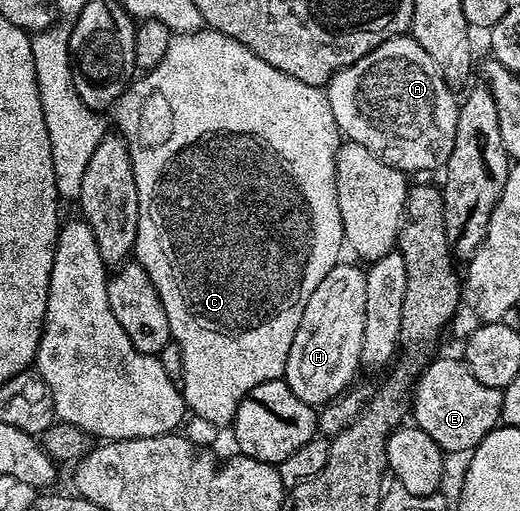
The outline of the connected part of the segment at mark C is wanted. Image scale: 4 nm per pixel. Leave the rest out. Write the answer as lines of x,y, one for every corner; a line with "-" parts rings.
203,27
196,33
179,33
171,36
168,43
168,55
164,55
164,59
160,59
157,67
143,72
141,76
131,80
130,84
126,86
126,90
122,92
122,97
126,101
126,130
120,134
126,140
126,146
130,152
132,171
136,175
138,202
140,203
138,234
136,235
133,256
138,264
144,267
144,271
148,271
148,279
152,279
152,283
160,295
164,315
168,315
168,327
172,341
179,345
183,355
180,388
182,398
186,401
187,410
191,414
195,413
200,420
207,421
210,425
229,426
236,415
236,407
240,407
240,399
244,399
244,395
248,395
248,391
252,391
252,387
256,387
260,383
279,380
285,374
288,351
292,347
292,339
296,339
296,327
300,327
300,319
304,319
304,307
308,307
308,299
312,295
312,291
316,291
316,287
320,287
320,279
324,279
324,275
328,275
328,271
332,271
332,267
339,264
341,257
338,256
341,255
342,249
344,250
344,238
342,236
342,220
340,219
340,203
336,199
336,155
340,144
338,125
334,122
332,107
328,103
325,88
300,83
300,79
292,79
292,75
284,75
284,71
276,71
276,67
272,67
272,63
264,63
264,59
260,59
260,55
248,51
248,47
244,47
244,43
236,43
236,39
225,37
223,33
217,33
215,29
209,27

